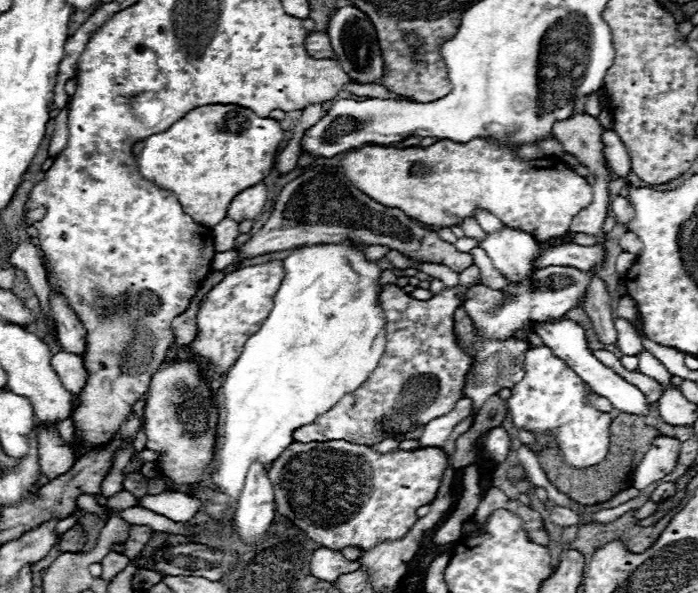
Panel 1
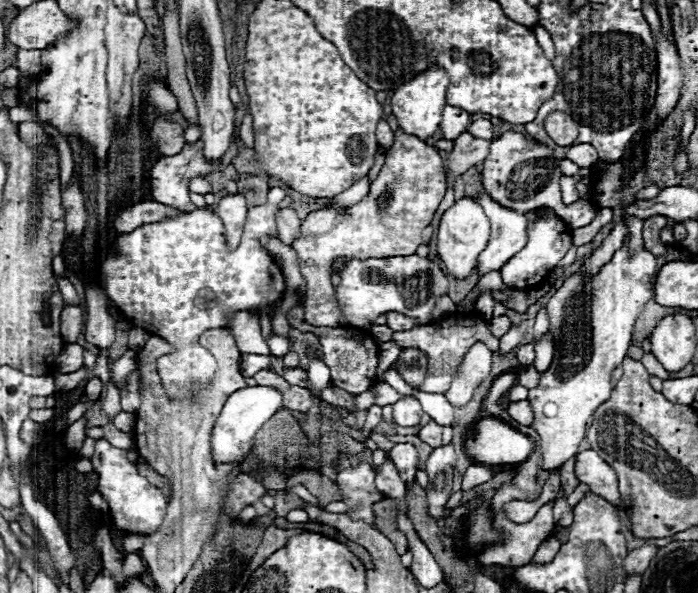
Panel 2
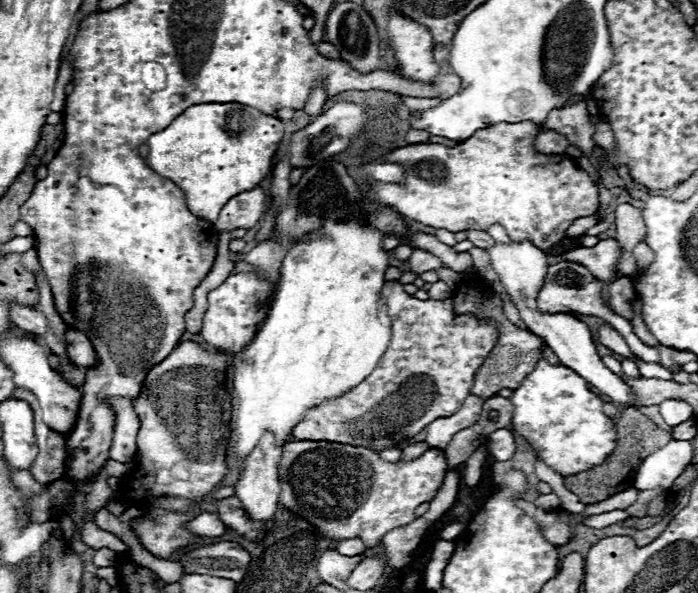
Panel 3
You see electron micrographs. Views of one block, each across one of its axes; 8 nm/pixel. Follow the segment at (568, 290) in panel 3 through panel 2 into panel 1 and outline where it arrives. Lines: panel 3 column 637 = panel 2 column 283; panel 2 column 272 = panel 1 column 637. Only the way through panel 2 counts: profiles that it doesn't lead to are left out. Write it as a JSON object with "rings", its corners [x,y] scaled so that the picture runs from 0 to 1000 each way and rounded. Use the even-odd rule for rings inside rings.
{"rings":[[[883,536],[880,540],[880,553],[883,553],[885,567],[888,567],[888,594],[894,600],[914,600],[923,590],[914,560],[908,556],[908,550],[900,540]]]}

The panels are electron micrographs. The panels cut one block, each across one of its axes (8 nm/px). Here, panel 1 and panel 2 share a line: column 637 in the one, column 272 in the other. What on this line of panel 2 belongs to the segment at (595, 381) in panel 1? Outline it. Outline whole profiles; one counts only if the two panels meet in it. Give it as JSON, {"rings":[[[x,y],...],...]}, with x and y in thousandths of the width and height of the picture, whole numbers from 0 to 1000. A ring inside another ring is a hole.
{"rings":[[[352,651],[341,661],[335,661],[324,681],[321,691],[307,718],[304,728],[304,769],[309,779],[347,779],[358,766],[358,745],[364,732],[370,728],[370,718],[375,712],[384,712],[393,695],[404,688],[404,664],[395,654],[387,651]]]}

